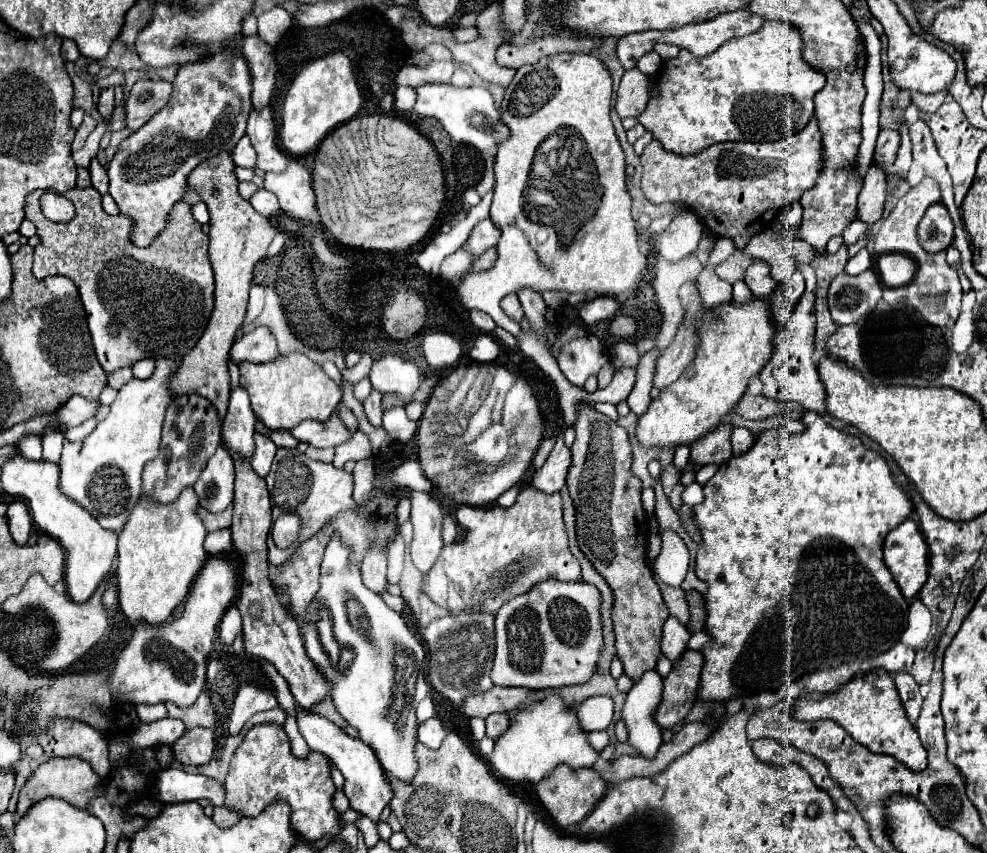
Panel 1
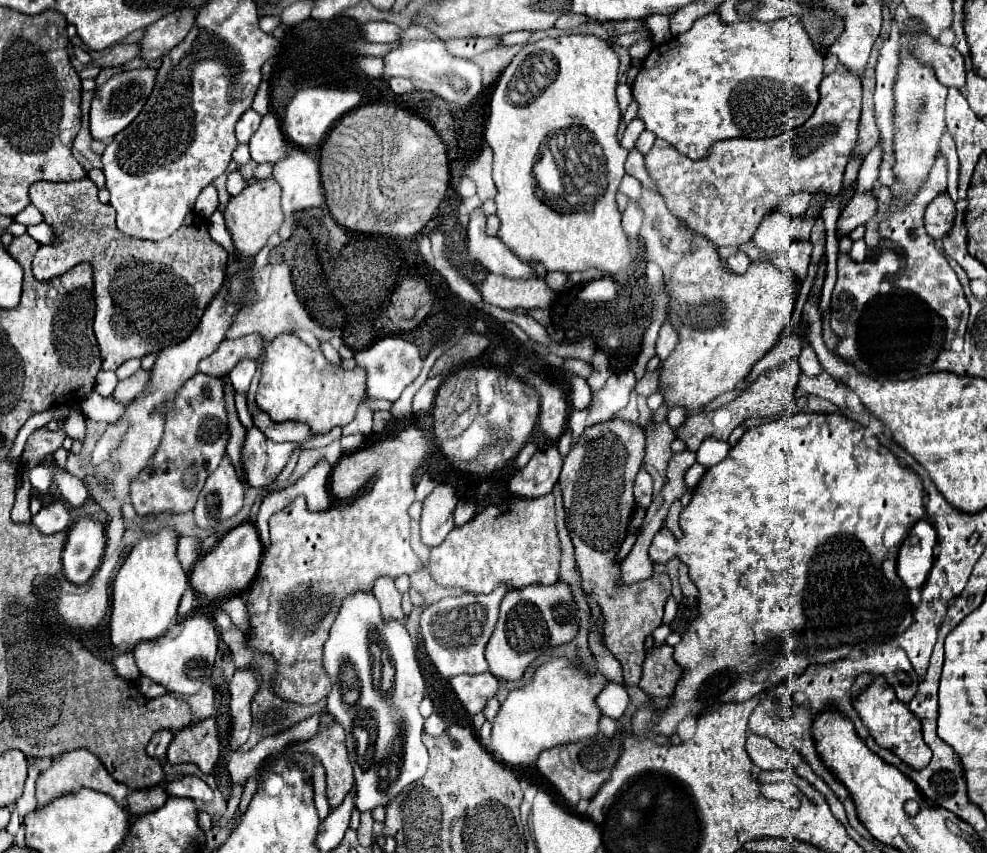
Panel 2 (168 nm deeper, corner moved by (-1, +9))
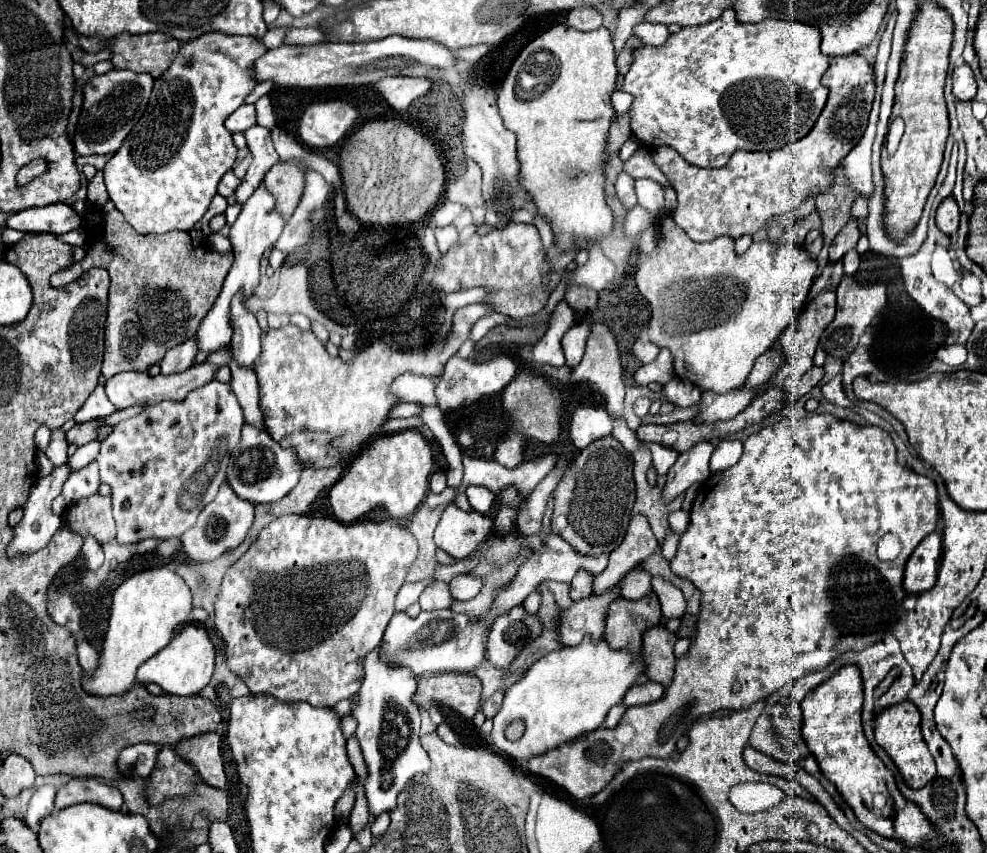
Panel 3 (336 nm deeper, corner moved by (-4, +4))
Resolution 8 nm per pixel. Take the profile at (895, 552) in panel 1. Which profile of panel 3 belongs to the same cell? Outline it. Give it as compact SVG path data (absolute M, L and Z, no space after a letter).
M937 533L927 535L907 561L903 587L907 593L921 593L935 585L937 567L941 557L941 537Z

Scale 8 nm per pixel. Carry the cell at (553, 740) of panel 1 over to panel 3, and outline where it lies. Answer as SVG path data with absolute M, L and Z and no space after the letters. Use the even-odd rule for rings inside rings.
M583 639L577 647L563 647L547 653L505 693L503 707L493 717L491 743L495 751L515 761L529 761L535 755L545 755L567 741L599 729L609 709L621 703L625 691L641 673L641 657L635 659L627 651L613 651L607 647L607 641L591 643L589 639ZM517 719L525 723L525 733L521 739L509 741L505 729Z

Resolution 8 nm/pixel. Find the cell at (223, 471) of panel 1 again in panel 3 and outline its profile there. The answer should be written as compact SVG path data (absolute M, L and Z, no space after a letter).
M223 483L217 497L209 505L205 505L203 511L199 513L197 523L181 537L187 557L191 557L195 561L217 559L221 553L237 547L245 539L245 535L251 527L251 521L253 521L253 505L239 499L235 495L235 491L231 491L231 487L227 483Z

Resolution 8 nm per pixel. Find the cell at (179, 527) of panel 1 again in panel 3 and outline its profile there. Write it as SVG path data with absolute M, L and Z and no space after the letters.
M151 567L127 577L113 593L109 629L105 633L99 669L93 677L83 677L83 687L95 695L125 693L135 683L135 671L149 657L159 653L175 635L177 625L189 621L193 611L187 583L169 567Z

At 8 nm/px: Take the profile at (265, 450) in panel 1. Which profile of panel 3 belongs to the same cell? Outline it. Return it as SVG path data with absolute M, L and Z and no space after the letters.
M243 425L243 437L241 443L231 453L231 463L227 469L227 483L231 489L245 501L251 503L273 503L287 495L299 481L301 473L305 469L305 463L297 459L295 449L283 449L279 443L275 443L269 433L259 431L251 425Z

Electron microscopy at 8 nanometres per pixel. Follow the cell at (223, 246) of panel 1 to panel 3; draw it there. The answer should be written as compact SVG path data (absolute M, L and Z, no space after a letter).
M277 163L263 179L263 187L275 197L275 211L285 221L293 215L303 193L303 173L297 163Z

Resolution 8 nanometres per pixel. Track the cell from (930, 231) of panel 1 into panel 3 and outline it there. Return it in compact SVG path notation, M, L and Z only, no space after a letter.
M947 197L947 199L937 207L935 223L937 223L939 231L945 233L945 235L957 233L957 227L959 227L959 207L957 207L957 203L955 203L953 197Z

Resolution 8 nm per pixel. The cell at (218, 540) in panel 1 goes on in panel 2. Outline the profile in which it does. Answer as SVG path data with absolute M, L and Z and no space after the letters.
M182 536L178 538L178 558L187 575L190 574L191 568L198 559L198 549L200 540L198 538L190 538L190 536Z

